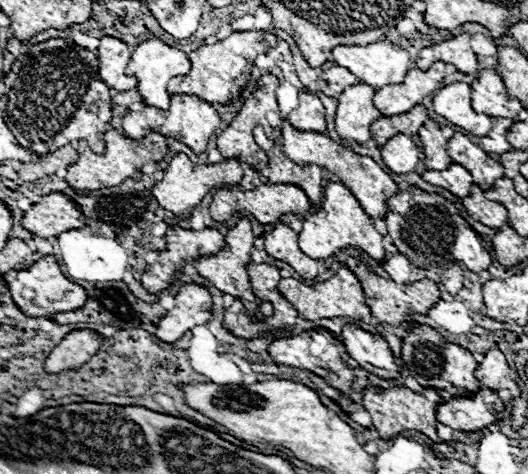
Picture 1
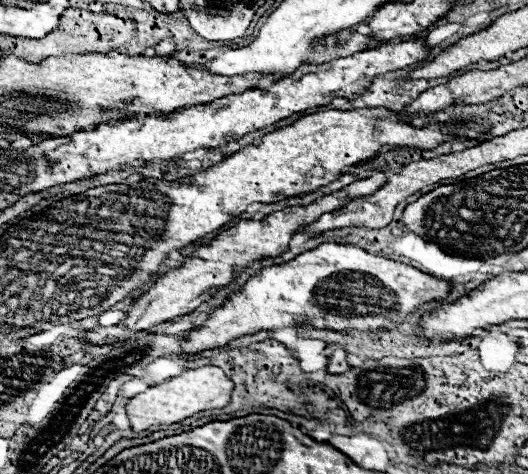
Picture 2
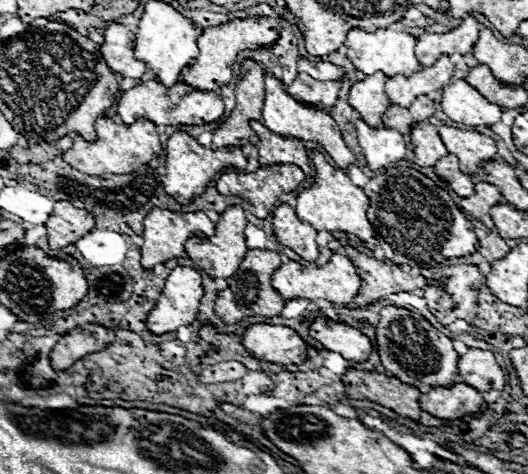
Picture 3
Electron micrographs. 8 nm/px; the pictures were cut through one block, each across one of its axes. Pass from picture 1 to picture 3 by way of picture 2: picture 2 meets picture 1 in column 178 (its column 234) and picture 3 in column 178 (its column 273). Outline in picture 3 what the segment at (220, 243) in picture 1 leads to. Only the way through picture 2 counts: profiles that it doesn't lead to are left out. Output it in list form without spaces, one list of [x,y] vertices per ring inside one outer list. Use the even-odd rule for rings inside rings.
[[[154,208],[148,212],[144,218],[144,246],[142,246],[142,268],[144,270],[154,270],[156,264],[164,264],[172,258],[182,256],[184,252],[184,242],[192,236],[212,236],[214,234],[214,222],[208,220],[204,212],[170,212],[164,208]]]

